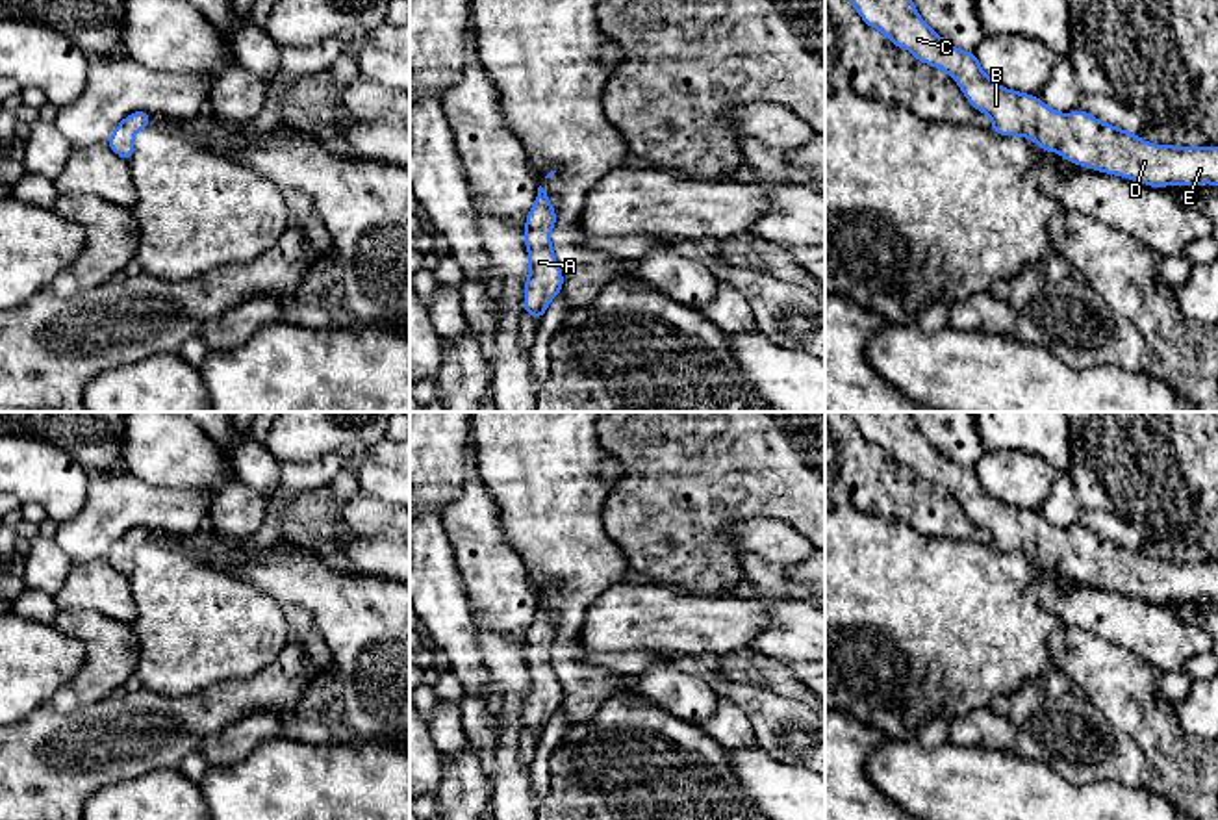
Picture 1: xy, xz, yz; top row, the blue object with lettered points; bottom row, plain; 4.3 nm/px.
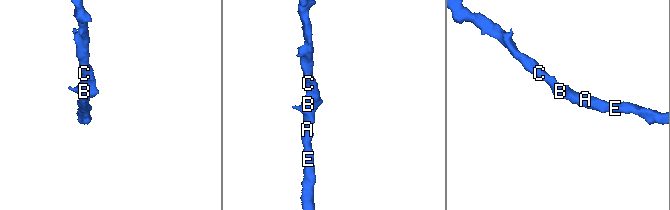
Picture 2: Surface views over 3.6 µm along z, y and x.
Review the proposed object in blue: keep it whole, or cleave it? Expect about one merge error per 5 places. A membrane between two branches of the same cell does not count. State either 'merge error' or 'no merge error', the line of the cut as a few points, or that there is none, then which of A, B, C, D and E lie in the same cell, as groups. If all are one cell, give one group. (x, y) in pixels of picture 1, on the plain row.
no merge error; no cut; A B C D E

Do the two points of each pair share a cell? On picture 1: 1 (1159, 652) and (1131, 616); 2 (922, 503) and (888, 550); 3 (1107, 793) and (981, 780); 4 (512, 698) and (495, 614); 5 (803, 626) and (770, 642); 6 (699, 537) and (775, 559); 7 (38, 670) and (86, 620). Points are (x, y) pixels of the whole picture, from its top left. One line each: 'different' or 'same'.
1: same
2: different
3: same
4: different
5: same
6: different
7: different

